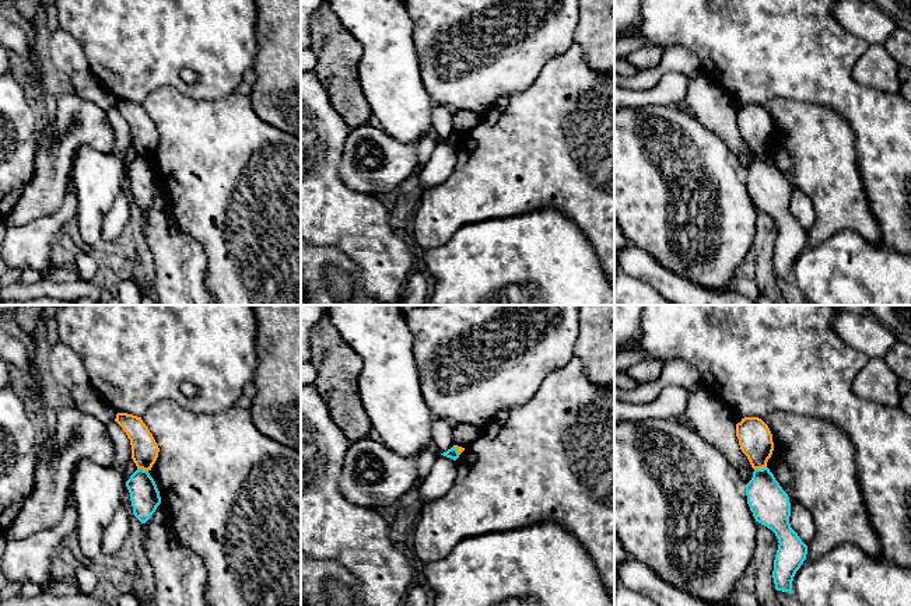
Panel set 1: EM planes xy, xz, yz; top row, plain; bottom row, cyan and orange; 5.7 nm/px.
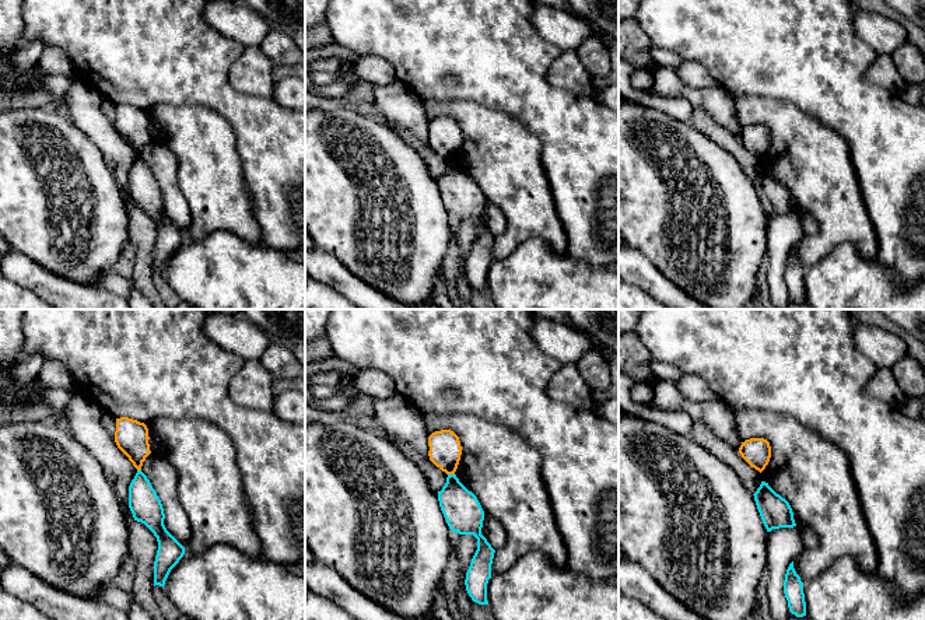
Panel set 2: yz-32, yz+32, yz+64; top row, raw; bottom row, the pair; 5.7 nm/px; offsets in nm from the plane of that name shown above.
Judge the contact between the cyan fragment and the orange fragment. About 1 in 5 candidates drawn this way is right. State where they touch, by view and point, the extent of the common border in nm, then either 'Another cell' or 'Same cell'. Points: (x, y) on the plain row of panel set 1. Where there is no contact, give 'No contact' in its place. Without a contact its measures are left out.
Touches cyan at yz (760, 156). Shared border 80 nm. Another cell

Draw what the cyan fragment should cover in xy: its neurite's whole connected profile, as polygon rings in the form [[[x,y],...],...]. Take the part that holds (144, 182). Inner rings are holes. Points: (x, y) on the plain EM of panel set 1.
[[[137,155],[126,168],[134,203],[146,210],[161,190],[160,178],[148,157]]]

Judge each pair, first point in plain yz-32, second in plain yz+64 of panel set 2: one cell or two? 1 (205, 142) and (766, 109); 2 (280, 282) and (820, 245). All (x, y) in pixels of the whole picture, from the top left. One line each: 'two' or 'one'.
1: one
2: two

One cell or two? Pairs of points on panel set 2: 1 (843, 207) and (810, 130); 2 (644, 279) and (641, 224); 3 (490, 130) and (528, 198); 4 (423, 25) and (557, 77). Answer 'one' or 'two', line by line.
1: one
2: two
3: one
4: two

